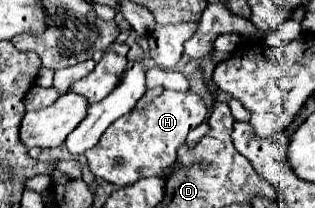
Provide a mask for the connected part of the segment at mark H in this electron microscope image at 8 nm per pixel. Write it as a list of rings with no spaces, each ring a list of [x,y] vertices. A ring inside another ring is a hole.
[[[164,89],[144,109],[130,111],[128,115],[116,119],[102,133],[98,145],[84,153],[88,167],[96,177],[102,177],[120,187],[132,185],[142,177],[158,175],[162,169],[166,169],[166,165],[176,161],[178,147],[186,141],[189,131],[205,120],[207,114],[207,105],[192,91],[178,93]]]

